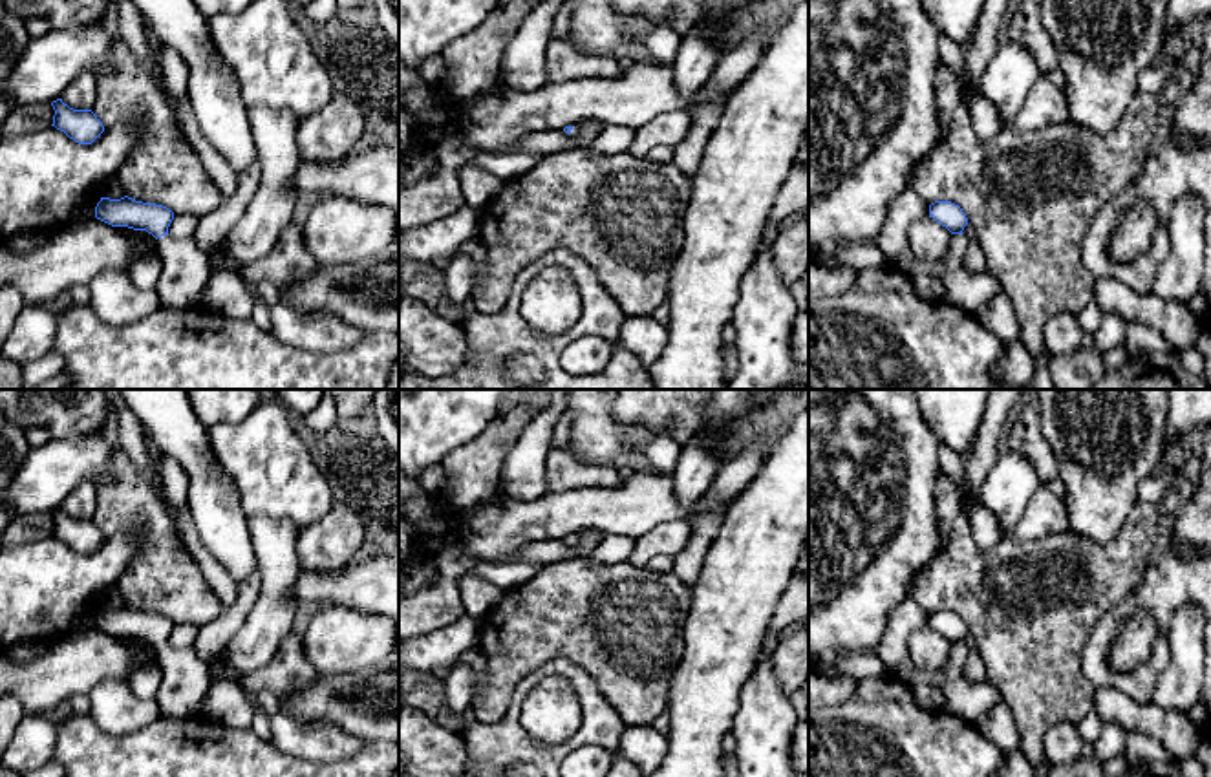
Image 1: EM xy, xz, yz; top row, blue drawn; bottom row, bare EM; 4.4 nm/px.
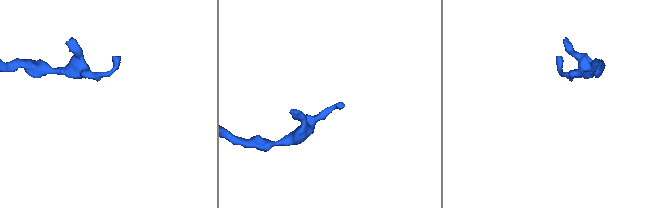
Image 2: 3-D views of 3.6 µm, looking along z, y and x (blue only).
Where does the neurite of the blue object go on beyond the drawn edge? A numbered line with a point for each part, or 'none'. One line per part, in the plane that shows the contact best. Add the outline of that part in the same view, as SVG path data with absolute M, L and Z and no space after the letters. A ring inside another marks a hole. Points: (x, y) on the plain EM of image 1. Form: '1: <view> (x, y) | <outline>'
1: xy (185, 677) | M165 644L155 649L163 684L155 695L161 717L187 718L199 715L210 687L210 667L192 647L176 649Z

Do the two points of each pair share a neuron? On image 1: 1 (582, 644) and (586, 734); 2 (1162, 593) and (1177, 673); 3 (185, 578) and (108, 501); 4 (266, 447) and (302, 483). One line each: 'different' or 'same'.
1: different
2: different
3: same
4: same

